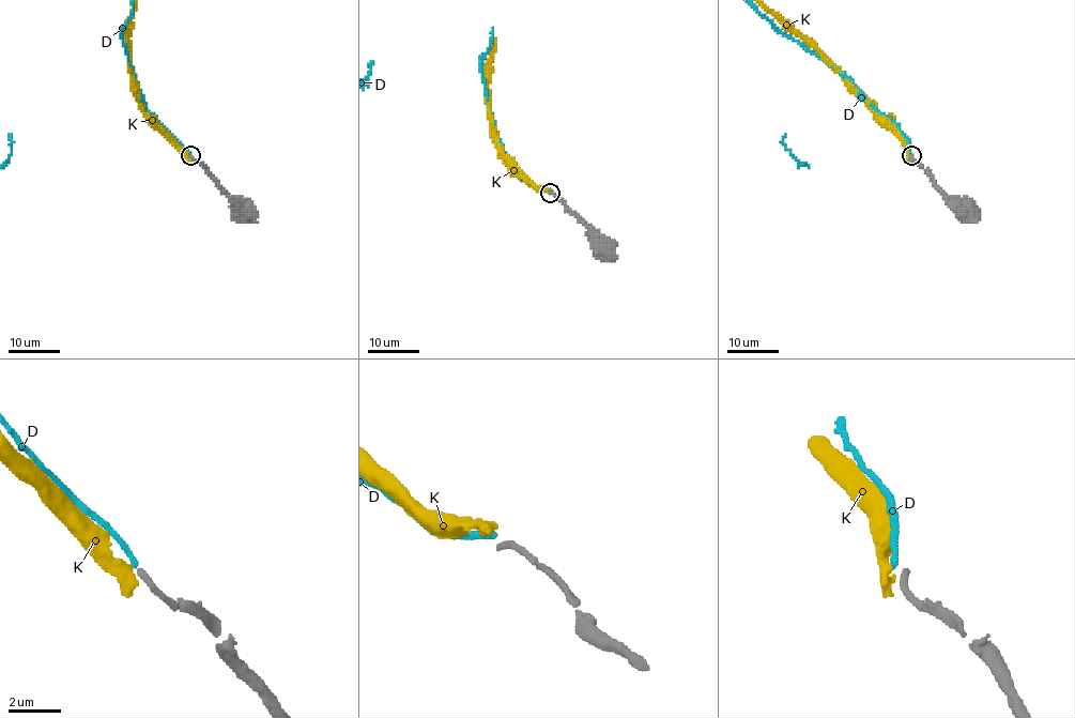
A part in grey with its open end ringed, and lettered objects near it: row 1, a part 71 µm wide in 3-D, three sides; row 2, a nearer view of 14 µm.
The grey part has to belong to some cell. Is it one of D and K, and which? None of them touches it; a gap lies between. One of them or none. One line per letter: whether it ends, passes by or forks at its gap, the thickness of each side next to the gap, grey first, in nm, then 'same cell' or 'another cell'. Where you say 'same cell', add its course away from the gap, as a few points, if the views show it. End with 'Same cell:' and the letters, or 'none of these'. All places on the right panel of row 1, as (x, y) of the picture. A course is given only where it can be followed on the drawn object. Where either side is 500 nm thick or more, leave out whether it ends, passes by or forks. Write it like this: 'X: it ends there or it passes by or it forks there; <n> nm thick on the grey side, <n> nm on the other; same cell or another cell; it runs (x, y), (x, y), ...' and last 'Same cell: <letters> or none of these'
D: it ends there; 260 nm thick on the grey side, 220 nm on the other; same cell
K: 260 nm thick on the grey side, 500 nm on the other; another cell
Same cell: D

